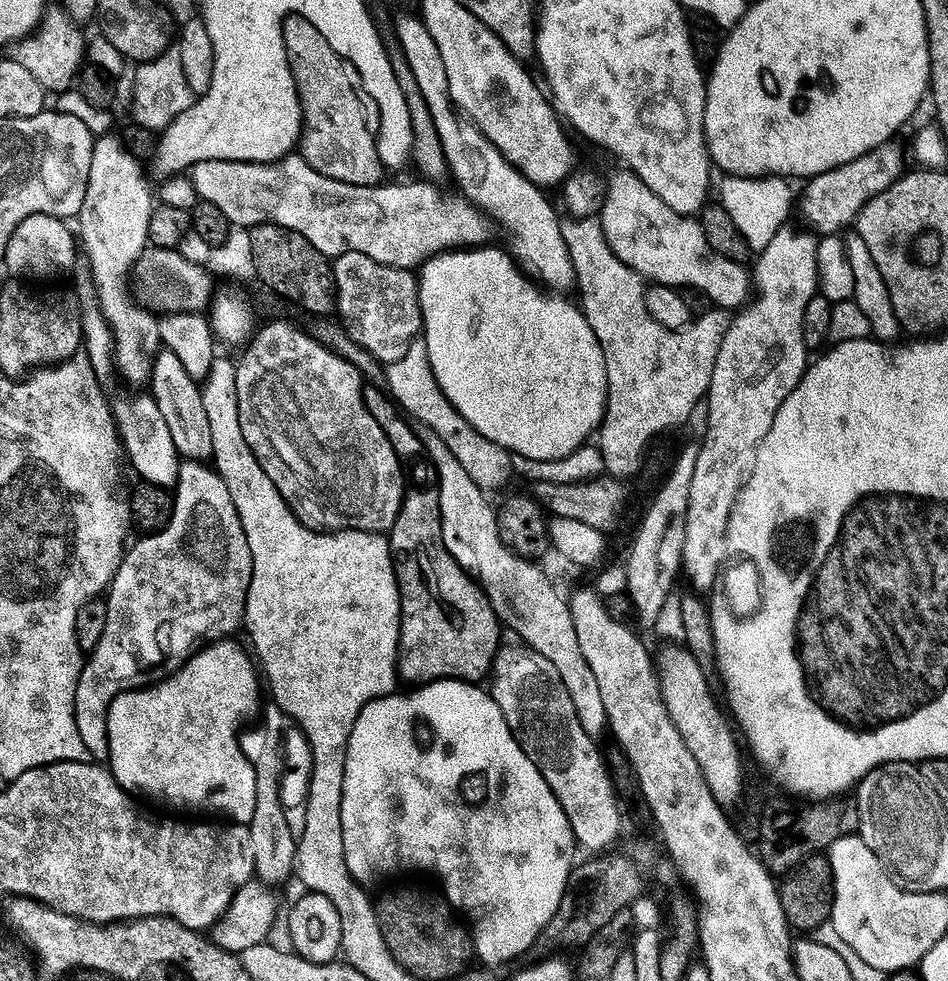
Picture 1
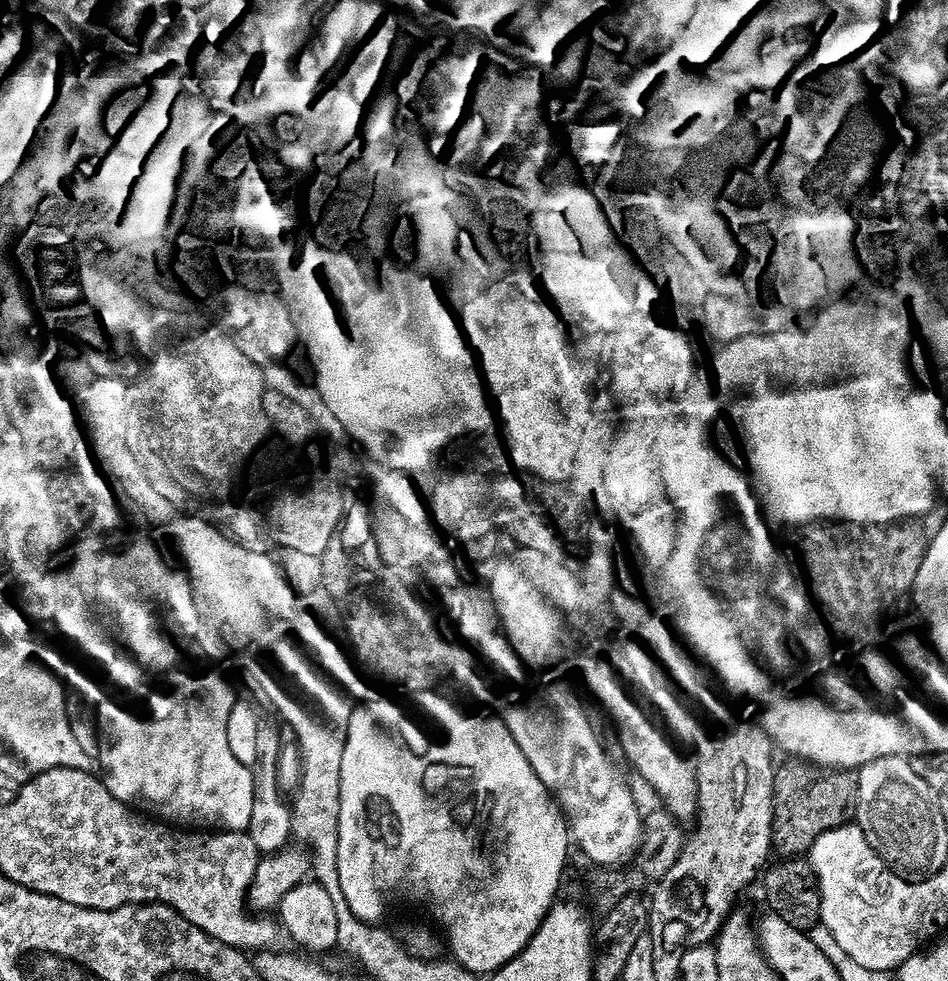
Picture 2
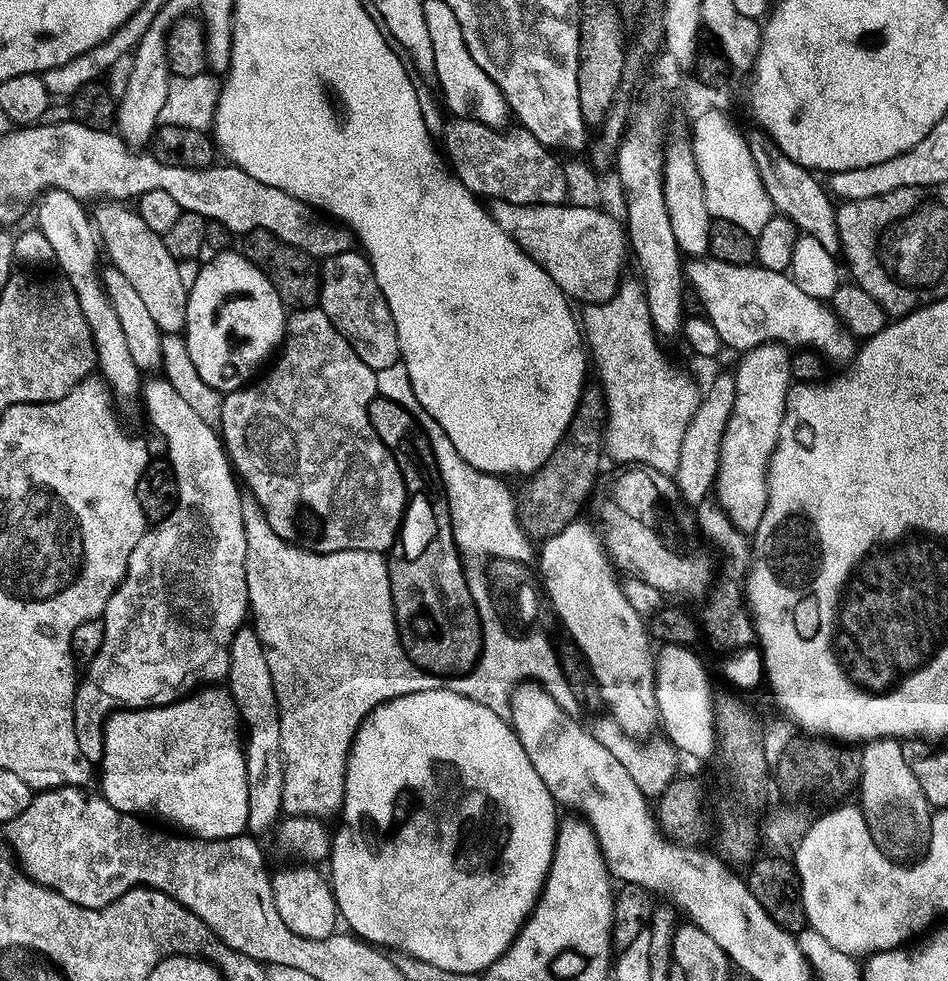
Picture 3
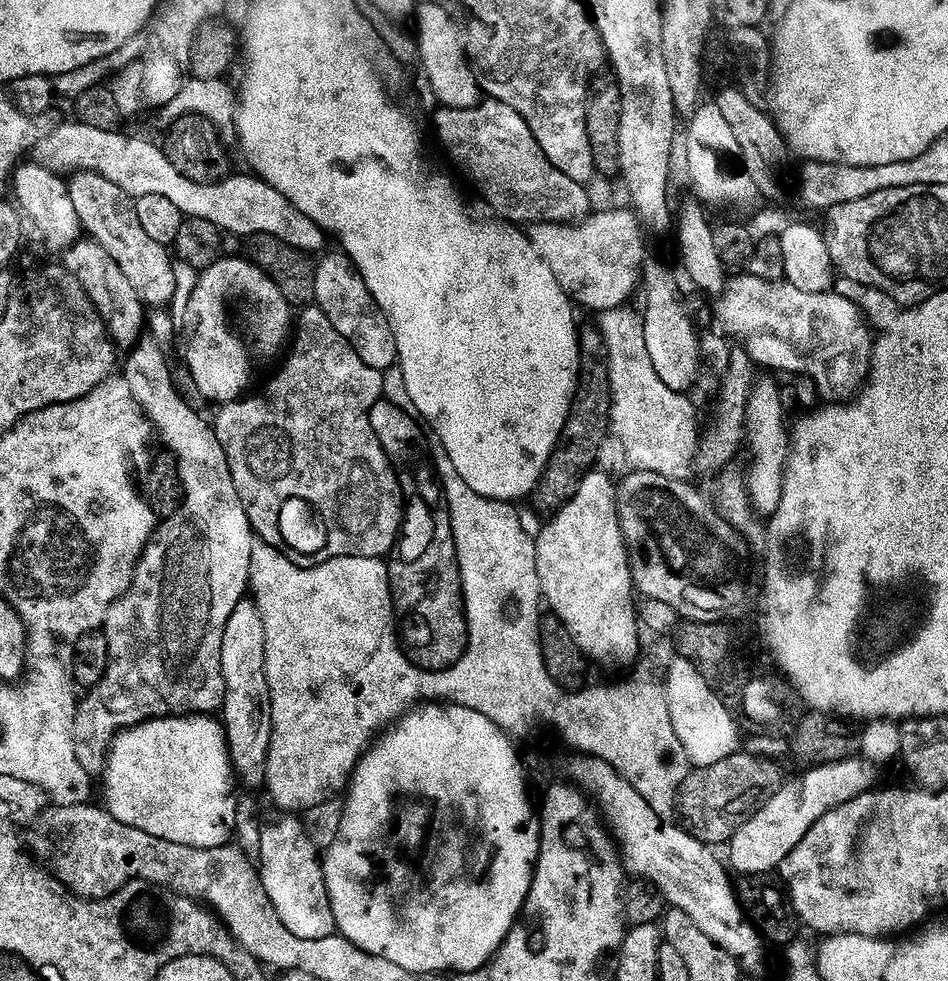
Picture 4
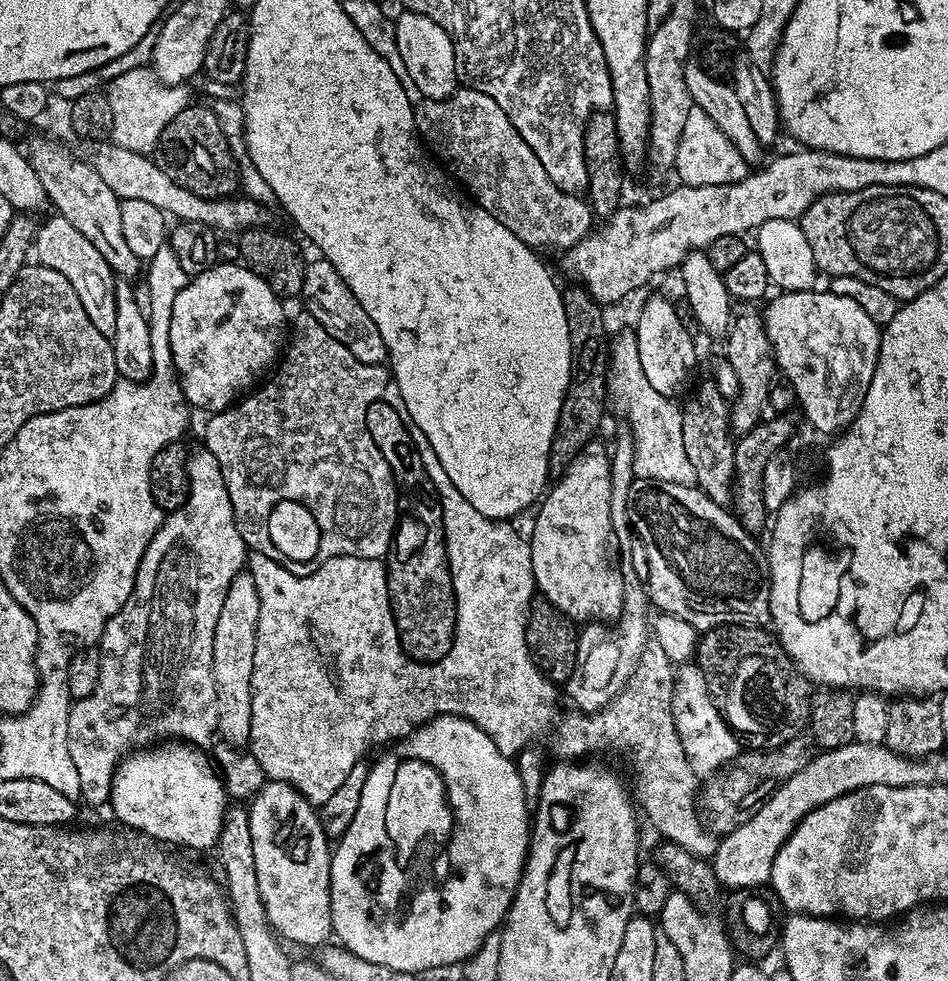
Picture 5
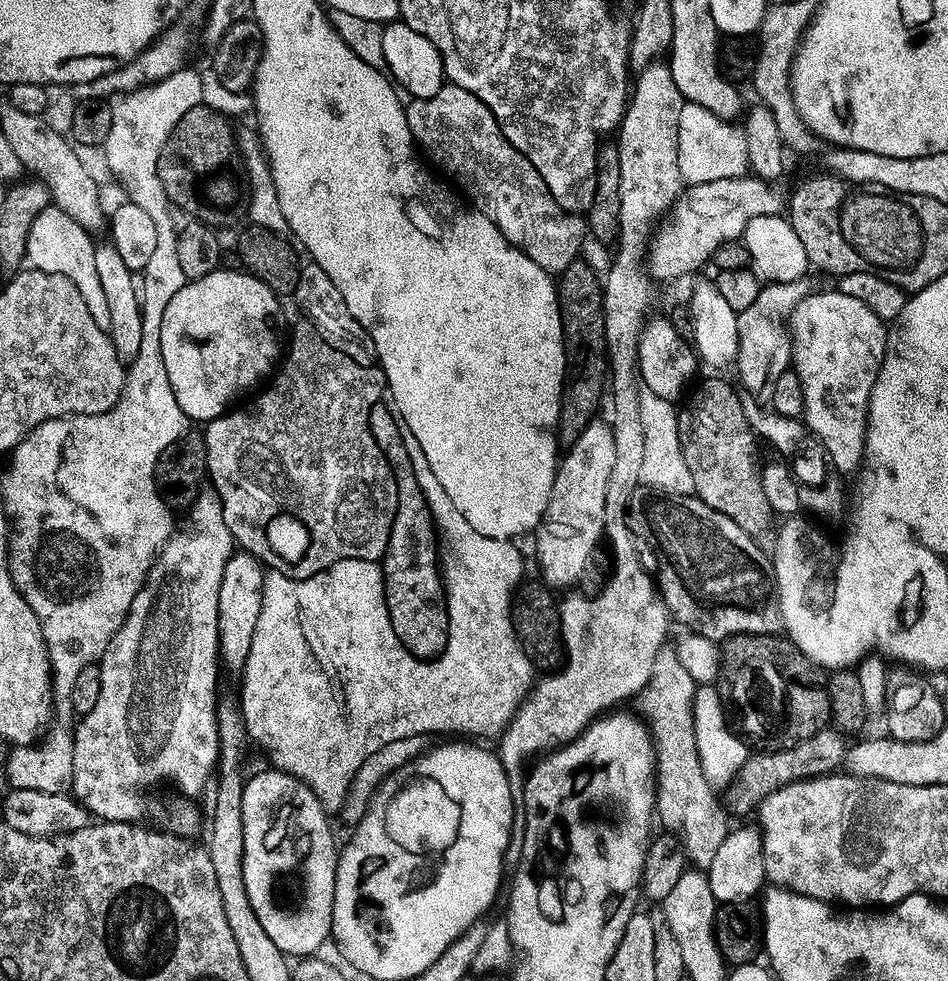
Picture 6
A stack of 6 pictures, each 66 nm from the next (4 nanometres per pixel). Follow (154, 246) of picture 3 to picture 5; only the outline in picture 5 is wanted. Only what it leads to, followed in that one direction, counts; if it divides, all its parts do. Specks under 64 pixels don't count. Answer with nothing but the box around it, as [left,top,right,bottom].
[26,135,142,278]

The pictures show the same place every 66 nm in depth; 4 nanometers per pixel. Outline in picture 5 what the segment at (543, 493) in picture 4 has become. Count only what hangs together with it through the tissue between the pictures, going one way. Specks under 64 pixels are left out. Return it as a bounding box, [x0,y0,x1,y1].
[552,286,610,462]

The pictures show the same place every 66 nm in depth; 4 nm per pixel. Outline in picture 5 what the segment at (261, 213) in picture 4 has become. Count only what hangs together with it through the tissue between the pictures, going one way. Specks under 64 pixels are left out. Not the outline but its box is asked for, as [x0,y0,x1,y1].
[90,142,261,233]

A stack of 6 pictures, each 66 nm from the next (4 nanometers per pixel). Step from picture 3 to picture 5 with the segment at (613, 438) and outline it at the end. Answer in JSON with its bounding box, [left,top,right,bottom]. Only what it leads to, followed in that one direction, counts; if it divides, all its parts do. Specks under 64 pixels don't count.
[610,331,696,484]

